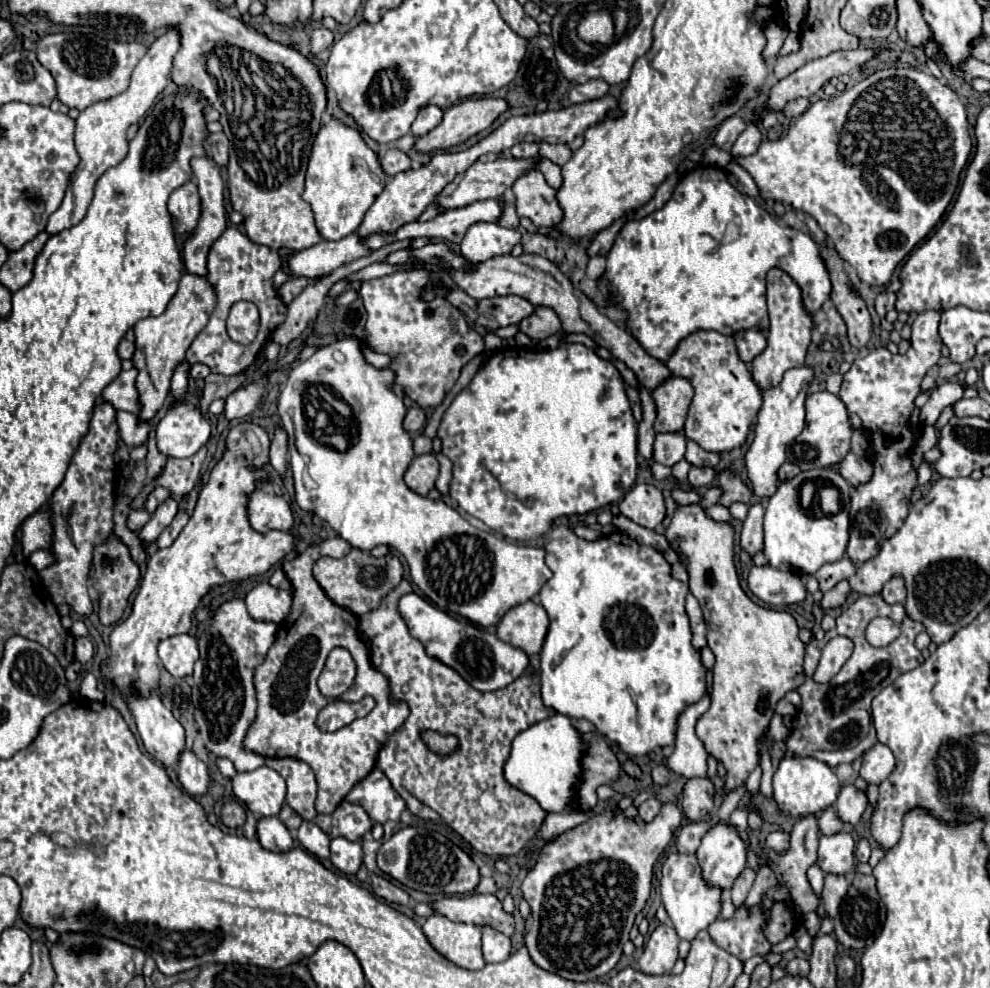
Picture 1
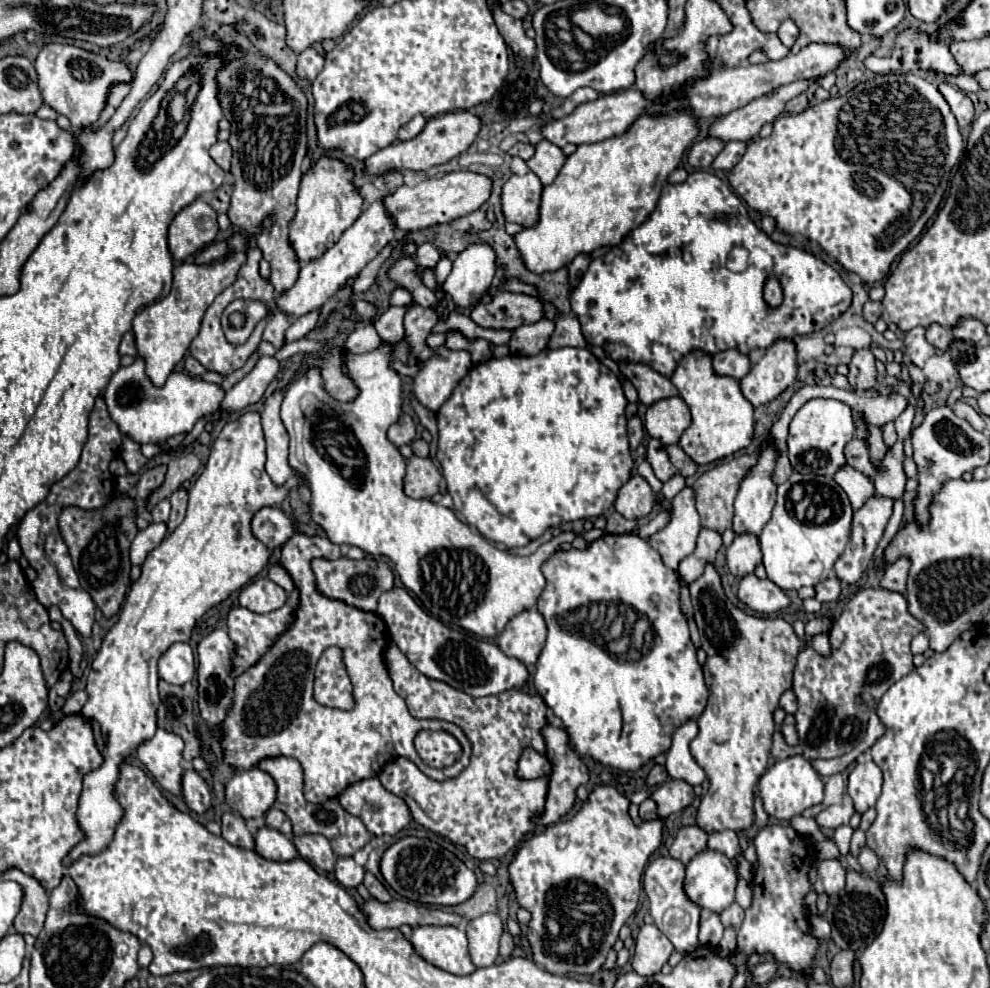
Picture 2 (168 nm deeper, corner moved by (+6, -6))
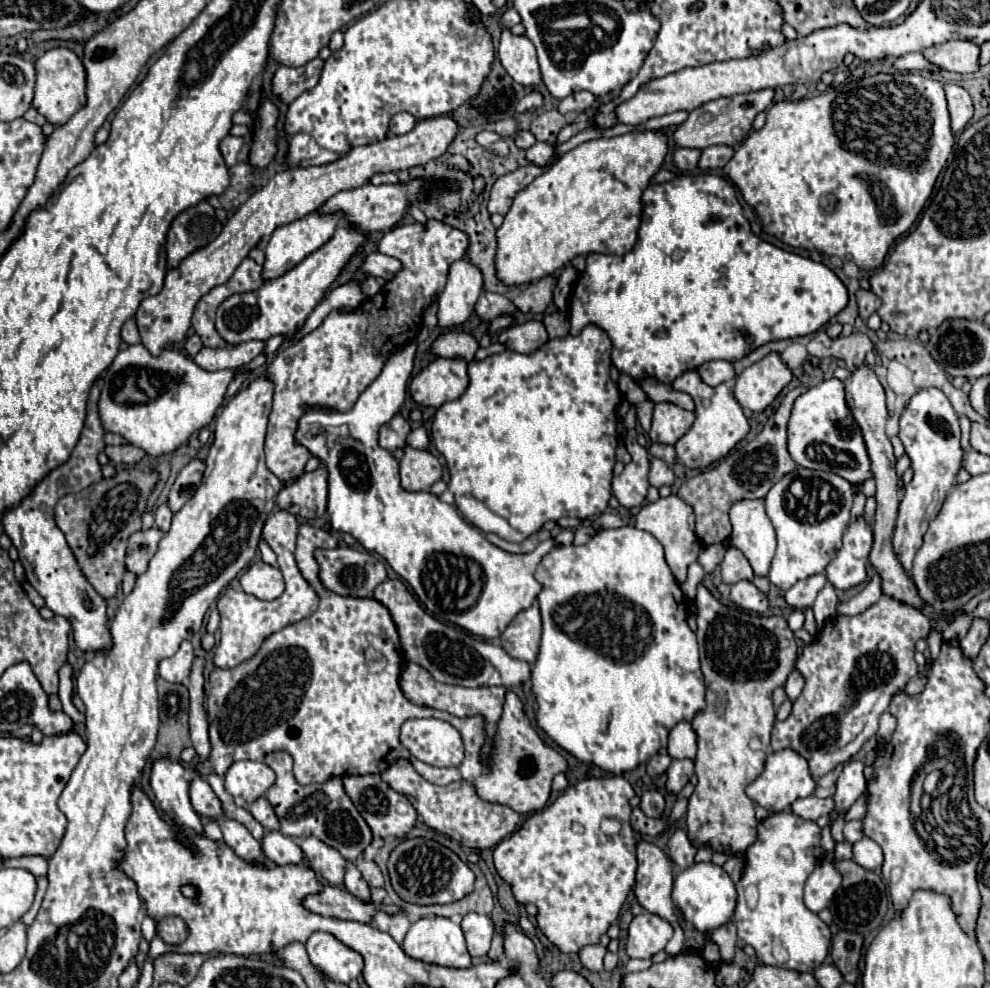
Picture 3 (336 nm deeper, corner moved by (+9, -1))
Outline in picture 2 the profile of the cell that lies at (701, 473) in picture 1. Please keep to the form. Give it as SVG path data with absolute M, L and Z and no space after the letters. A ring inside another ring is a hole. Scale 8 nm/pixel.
M683 488L671 502L669 522L649 536L649 542L661 554L665 566L677 572L679 562L693 554L699 530L701 524L695 510L695 494L691 488Z

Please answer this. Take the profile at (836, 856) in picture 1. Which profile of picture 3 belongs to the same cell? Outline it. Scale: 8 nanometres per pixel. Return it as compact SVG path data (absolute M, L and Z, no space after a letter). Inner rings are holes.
M830 861L818 863L818 867L808 877L806 887L804 887L804 903L806 903L806 907L810 911L814 911L814 913L826 909L828 901L832 899L834 891L840 887L840 883L842 883L842 877L840 877L834 863L830 863Z

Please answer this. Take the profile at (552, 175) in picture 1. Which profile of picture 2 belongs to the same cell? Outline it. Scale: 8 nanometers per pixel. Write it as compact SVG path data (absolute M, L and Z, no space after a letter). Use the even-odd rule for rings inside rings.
M541 140L537 144L537 148L535 148L535 156L527 162L527 166L547 186L547 184L551 184L557 178L557 174L559 174L561 166L565 164L565 160L567 160L567 156L563 154L563 150L559 146L551 144L549 140L545 140L545 142Z

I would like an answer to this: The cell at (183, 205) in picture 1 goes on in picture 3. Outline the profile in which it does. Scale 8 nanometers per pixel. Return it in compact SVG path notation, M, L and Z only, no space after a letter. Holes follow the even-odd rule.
M200 201L198 205L182 211L170 225L166 253L168 267L178 267L188 253L208 245L218 237L222 223L216 219L214 207L208 201Z

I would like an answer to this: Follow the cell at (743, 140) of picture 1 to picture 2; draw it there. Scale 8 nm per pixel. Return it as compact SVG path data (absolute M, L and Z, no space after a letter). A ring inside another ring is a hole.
M727 142L725 148L719 152L719 156L713 160L713 168L715 170L723 170L729 172L731 166L735 166L735 162L739 162L739 158L745 154L747 144L745 142Z

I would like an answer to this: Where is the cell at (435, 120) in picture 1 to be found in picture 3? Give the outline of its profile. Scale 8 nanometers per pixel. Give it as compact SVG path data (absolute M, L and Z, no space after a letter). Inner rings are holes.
M398 113L390 121L390 133L392 135L404 135L416 125L416 119L410 113Z

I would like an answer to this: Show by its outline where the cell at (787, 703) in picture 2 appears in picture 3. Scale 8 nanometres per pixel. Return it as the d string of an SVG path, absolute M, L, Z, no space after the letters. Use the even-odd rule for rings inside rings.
M792 671L792 673L788 675L786 685L784 685L788 699L790 699L790 701L796 701L796 697L798 697L800 691L802 691L802 687L804 687L804 677L802 677L798 671Z

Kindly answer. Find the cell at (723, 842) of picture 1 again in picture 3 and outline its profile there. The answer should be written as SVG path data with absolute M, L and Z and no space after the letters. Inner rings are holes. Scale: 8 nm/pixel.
M694 863L692 867L684 869L674 879L674 891L672 891L674 903L682 909L684 917L694 923L698 931L712 931L720 925L724 925L736 907L736 889L730 879L730 875L714 863Z

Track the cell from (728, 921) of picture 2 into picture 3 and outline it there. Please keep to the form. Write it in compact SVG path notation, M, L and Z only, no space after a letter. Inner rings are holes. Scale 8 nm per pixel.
M728 921L726 925L720 925L720 929L714 929L710 939L720 945L722 959L730 961L734 957L734 949L736 949L736 925L734 925L734 921Z

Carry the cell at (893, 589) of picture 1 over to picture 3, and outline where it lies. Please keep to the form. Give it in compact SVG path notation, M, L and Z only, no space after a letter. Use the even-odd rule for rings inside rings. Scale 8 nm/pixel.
M922 389L910 397L908 407L900 415L900 441L908 457L912 459L914 477L904 487L904 497L900 501L892 543L894 543L896 559L902 563L904 571L908 573L912 569L912 559L922 545L922 537L930 521L938 515L944 497L952 489L956 473L960 471L964 461L958 415L940 389Z

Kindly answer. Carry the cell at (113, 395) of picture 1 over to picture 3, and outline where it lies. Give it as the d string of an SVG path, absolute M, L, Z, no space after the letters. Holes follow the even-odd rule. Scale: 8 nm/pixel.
M142 343L130 345L116 355L104 373L104 387L98 401L102 425L106 431L118 433L132 445L144 449L150 457L172 453L186 443L194 431L212 421L216 409L224 401L224 393L228 383L234 379L234 373L257 369L266 361L267 356L262 353L238 369L210 373L196 367L188 355L174 349L164 349L154 357Z

